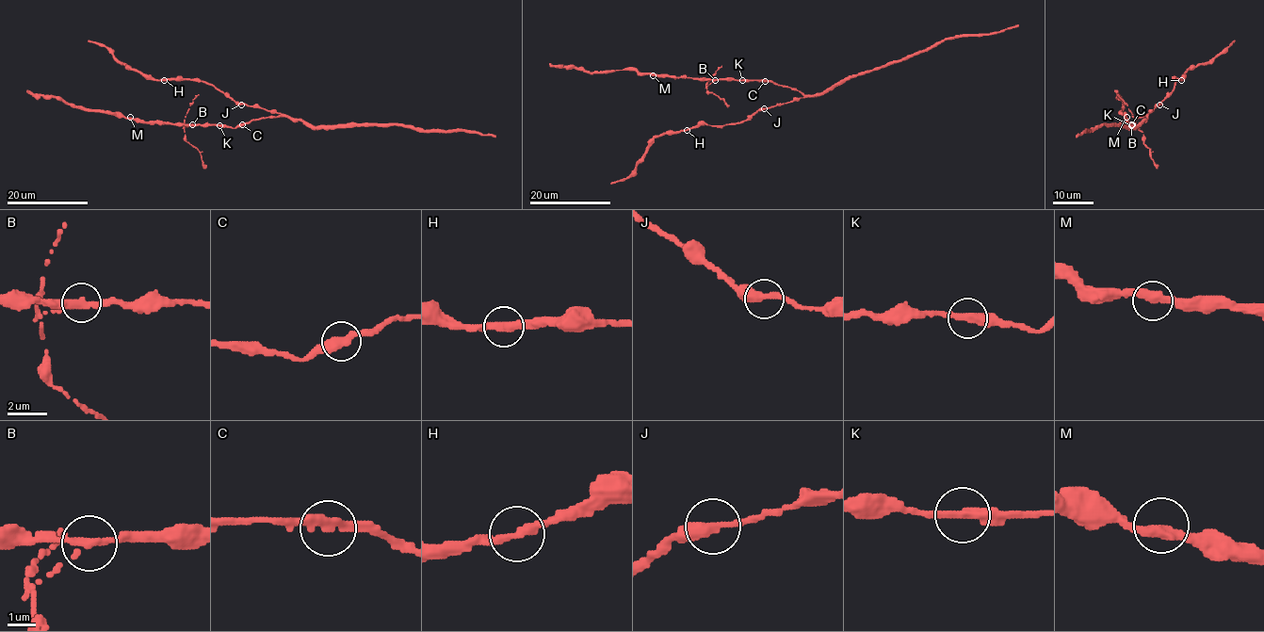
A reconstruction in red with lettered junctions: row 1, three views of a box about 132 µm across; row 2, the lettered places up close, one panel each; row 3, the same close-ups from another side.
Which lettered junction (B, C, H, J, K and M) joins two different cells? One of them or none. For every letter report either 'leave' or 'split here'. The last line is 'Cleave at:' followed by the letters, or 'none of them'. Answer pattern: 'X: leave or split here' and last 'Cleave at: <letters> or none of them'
B: split here
C: leave
H: leave
J: leave
K: leave
M: leave
Cleave at: B

